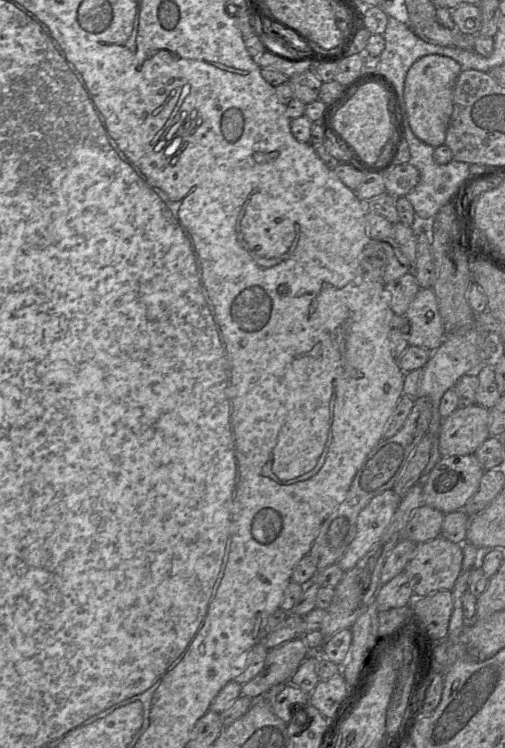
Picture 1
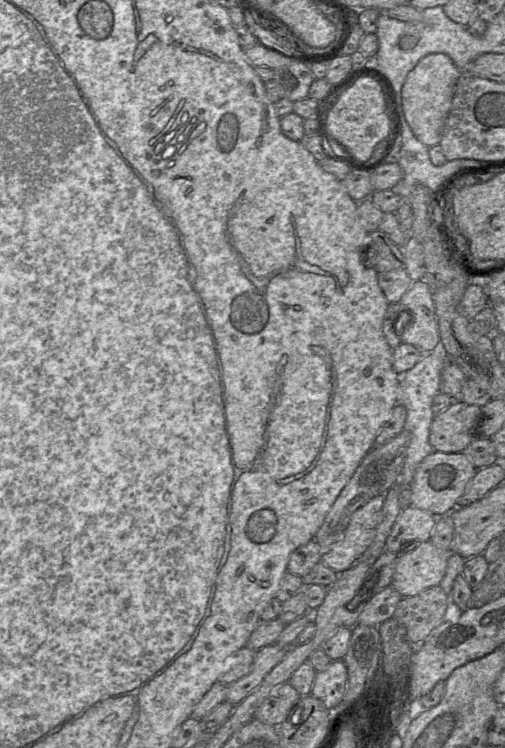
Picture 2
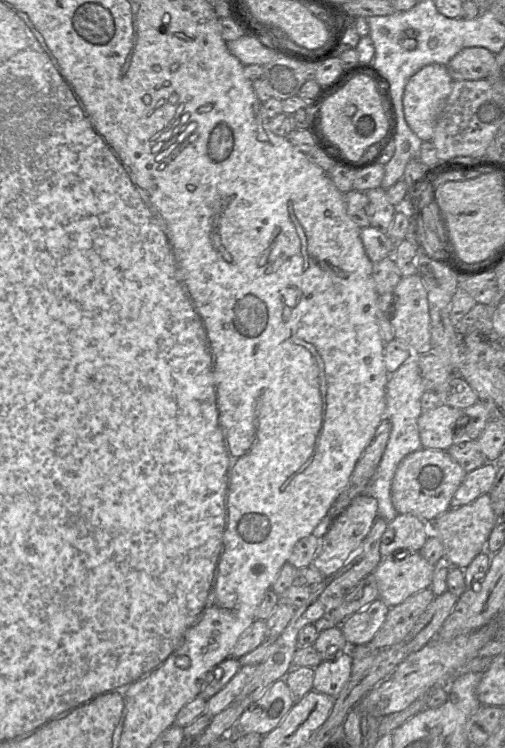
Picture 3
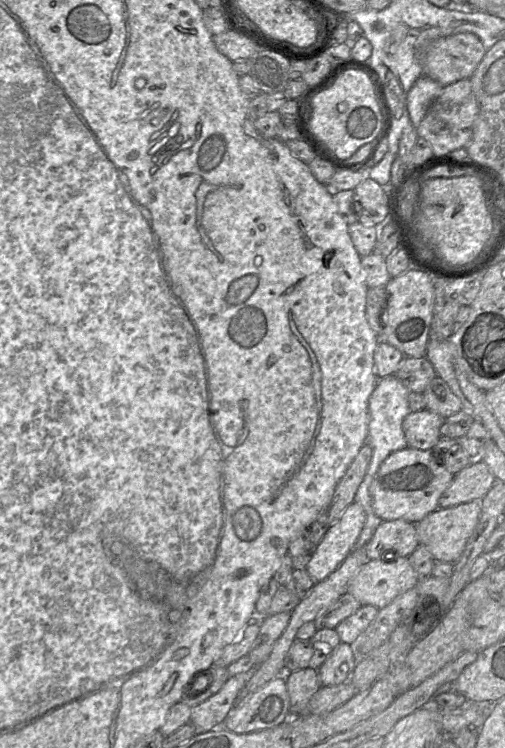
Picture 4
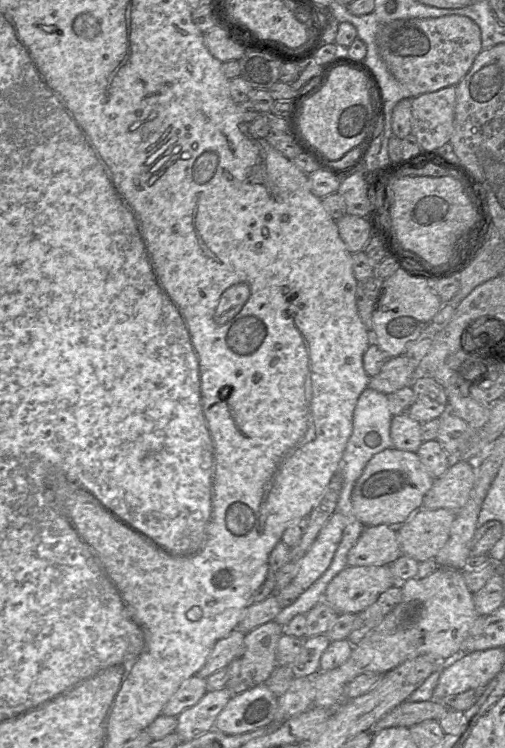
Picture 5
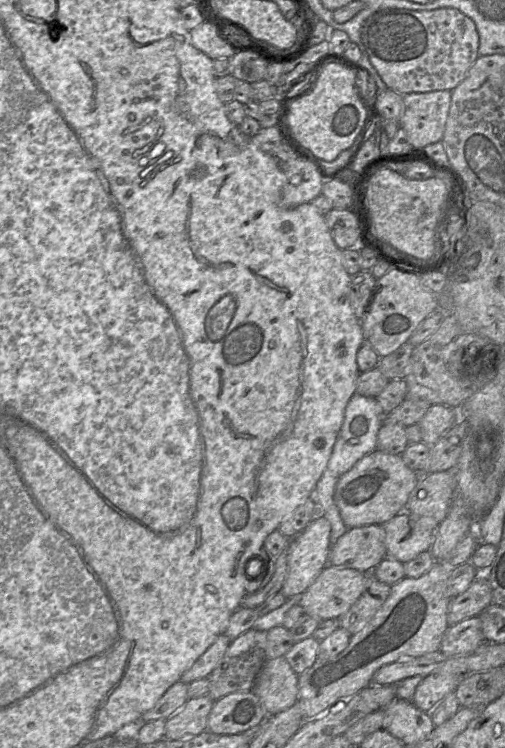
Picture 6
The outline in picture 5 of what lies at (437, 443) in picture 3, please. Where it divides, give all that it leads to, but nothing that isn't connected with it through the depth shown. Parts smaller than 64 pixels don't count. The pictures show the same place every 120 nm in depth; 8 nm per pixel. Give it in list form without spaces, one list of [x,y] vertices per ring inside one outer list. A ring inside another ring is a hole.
[[[407,413],[393,416],[390,426],[393,448],[416,453],[423,443],[421,426],[420,422]]]

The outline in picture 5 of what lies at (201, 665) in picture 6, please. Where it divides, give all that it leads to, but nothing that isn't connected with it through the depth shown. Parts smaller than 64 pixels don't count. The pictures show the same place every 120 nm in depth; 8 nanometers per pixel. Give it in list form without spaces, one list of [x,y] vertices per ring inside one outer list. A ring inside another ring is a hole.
[[[234,630],[215,644],[205,665],[195,674],[206,679],[216,671],[227,665],[241,654],[244,646],[245,634],[240,630]]]

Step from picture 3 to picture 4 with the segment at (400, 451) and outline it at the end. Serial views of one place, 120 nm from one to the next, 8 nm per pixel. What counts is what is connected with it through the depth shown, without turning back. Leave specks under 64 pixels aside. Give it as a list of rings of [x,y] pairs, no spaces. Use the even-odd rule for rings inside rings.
[[[389,375],[384,378],[379,378],[375,389],[369,398],[368,410],[369,410],[369,425],[368,436],[366,444],[368,444],[372,450],[372,459],[367,469],[363,482],[360,484],[354,502],[359,503],[365,513],[366,521],[364,527],[360,533],[355,548],[365,547],[369,542],[378,526],[383,522],[373,510],[372,497],[370,495],[371,483],[380,467],[382,462],[393,452],[408,448],[408,443],[403,432],[402,423],[404,418],[411,412],[408,405],[409,389],[403,384],[403,382],[395,375]]]

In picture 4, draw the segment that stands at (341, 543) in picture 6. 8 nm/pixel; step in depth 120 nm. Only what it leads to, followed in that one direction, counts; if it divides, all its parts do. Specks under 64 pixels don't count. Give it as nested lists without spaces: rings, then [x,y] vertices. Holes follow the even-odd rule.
[[[402,519],[383,521],[365,545],[368,558],[391,562],[395,558],[386,559],[391,551],[397,558],[411,555],[420,545],[415,524]]]

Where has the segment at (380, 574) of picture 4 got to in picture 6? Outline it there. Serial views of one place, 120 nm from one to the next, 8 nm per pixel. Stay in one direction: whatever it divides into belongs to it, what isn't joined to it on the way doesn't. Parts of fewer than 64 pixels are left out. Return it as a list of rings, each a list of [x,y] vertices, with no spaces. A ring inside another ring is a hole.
[[[327,565],[302,594],[300,605],[305,614],[324,621],[338,619],[359,599],[370,573]]]

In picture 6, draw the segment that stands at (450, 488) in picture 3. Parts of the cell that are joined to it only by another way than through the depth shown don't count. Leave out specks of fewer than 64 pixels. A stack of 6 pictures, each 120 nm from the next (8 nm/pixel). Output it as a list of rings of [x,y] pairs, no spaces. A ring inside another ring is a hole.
[[[376,450],[359,460],[339,478],[334,500],[343,522],[349,529],[383,525],[405,510],[409,496],[420,478],[421,475],[404,463],[401,455]]]

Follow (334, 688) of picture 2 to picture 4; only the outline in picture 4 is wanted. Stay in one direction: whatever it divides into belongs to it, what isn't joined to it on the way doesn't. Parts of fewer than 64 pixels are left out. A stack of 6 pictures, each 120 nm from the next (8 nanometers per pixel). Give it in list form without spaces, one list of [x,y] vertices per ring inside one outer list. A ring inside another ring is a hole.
[[[340,642],[318,669],[322,685],[337,686],[345,682],[351,682],[357,663],[358,655],[354,653],[351,645]]]

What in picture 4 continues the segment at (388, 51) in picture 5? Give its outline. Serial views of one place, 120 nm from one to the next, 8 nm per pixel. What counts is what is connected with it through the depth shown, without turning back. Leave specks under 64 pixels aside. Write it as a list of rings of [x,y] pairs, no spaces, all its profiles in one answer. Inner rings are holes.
[[[470,32],[439,38],[427,48],[424,74],[442,86],[469,79],[486,51],[479,37]]]

